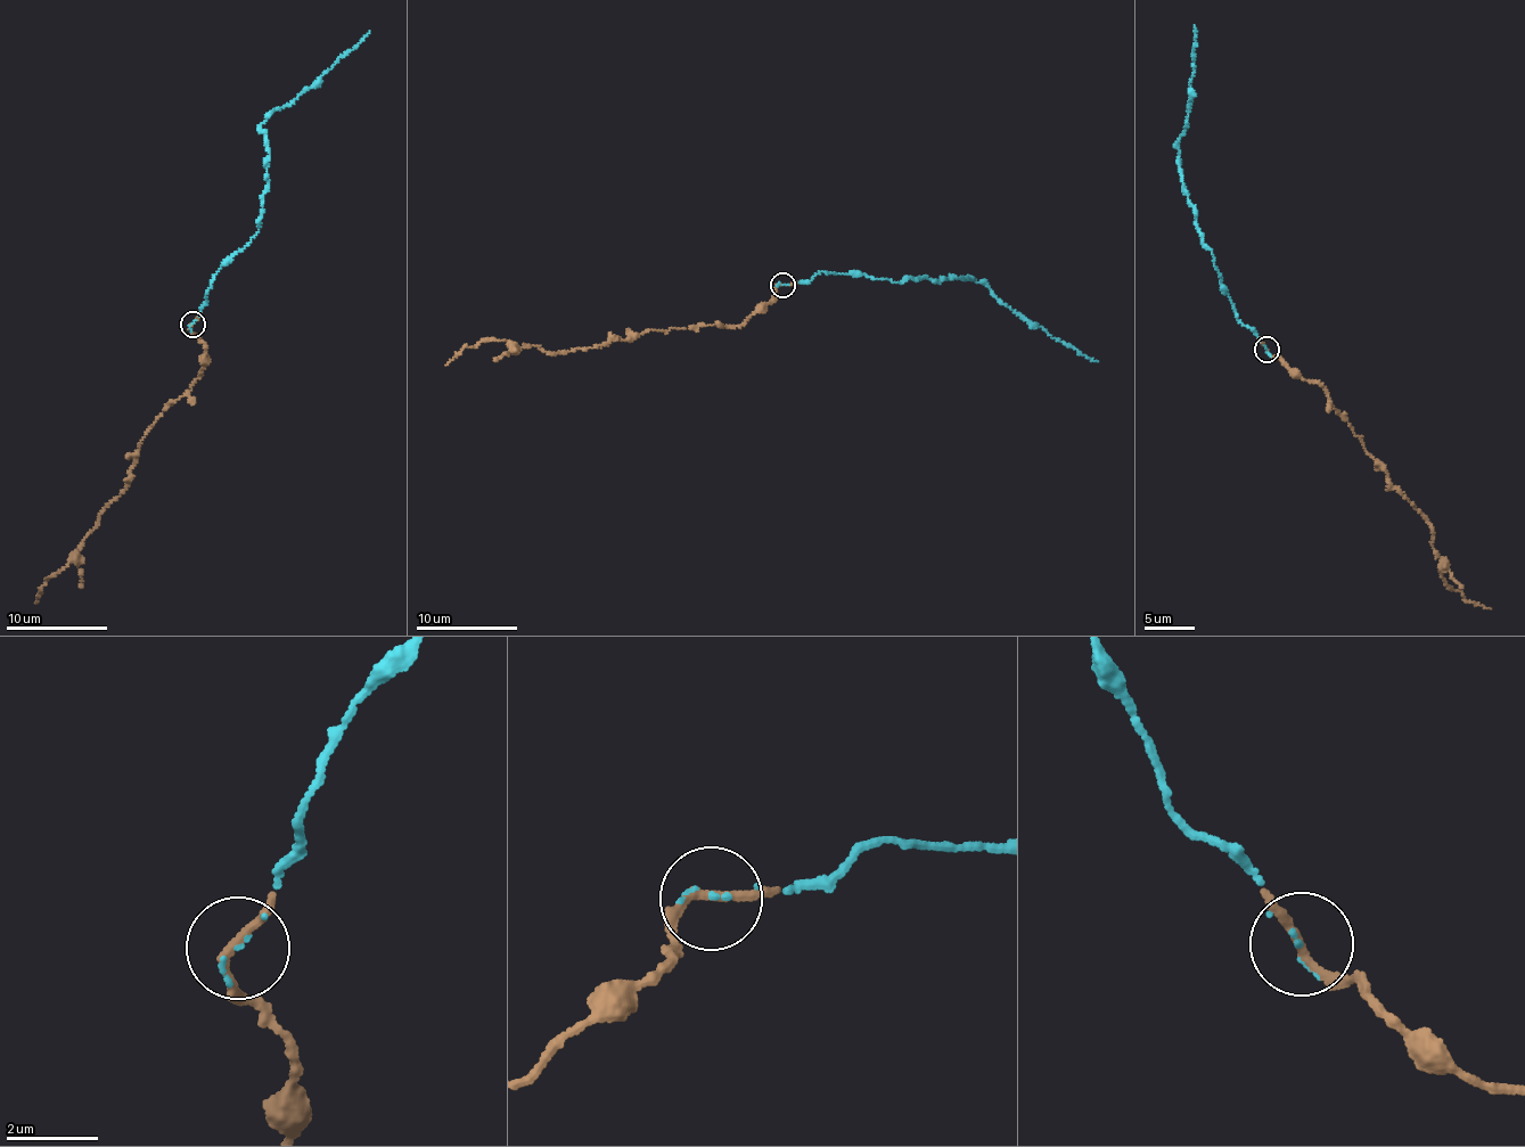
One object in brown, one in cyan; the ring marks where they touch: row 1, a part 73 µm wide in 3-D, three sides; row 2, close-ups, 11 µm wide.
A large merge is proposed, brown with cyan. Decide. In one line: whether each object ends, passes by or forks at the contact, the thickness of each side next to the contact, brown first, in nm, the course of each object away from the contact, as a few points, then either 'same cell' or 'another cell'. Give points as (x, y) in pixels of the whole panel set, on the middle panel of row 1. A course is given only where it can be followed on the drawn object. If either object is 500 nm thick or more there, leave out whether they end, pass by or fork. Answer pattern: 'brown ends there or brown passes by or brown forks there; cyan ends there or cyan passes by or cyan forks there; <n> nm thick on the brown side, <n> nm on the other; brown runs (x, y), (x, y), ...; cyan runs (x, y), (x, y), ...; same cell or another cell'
brown passes by; cyan ends there; 180 nm thick on the brown side, 60 nm on the other; brown runs (783, 285), (739, 325), (648, 329), (558, 353), (491, 341), (465, 346), (445, 365); cyan runs (783, 285), (824, 272), (893, 283), (960, 277), (1098, 361); same cell

